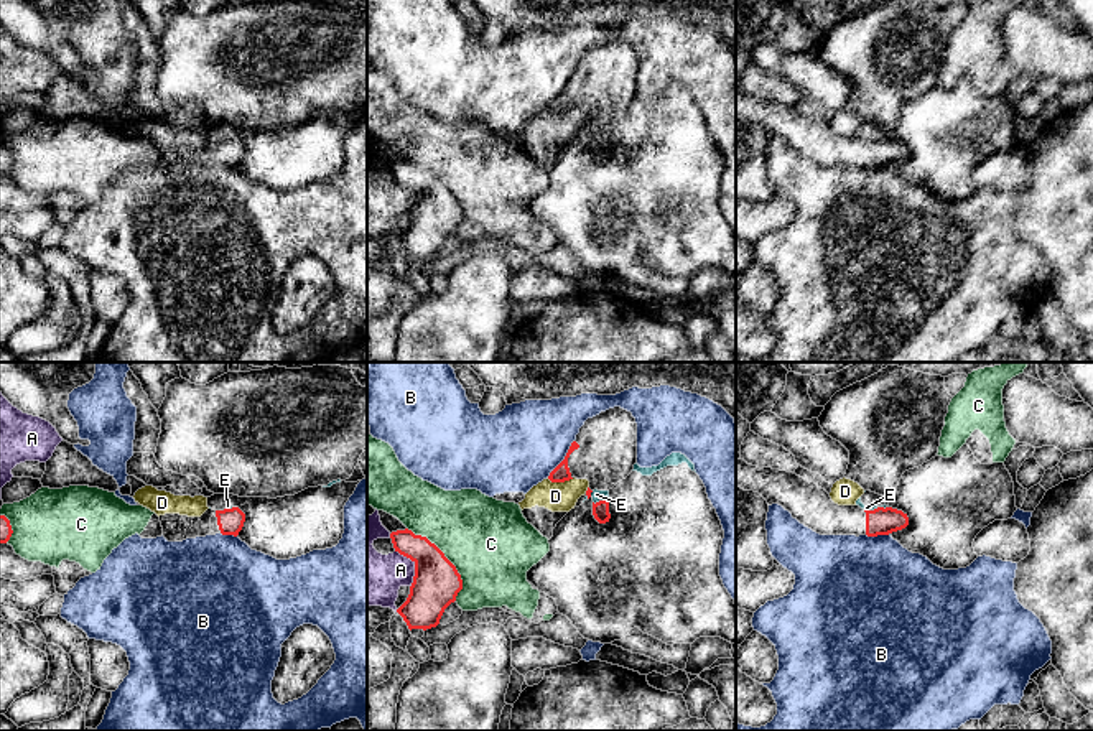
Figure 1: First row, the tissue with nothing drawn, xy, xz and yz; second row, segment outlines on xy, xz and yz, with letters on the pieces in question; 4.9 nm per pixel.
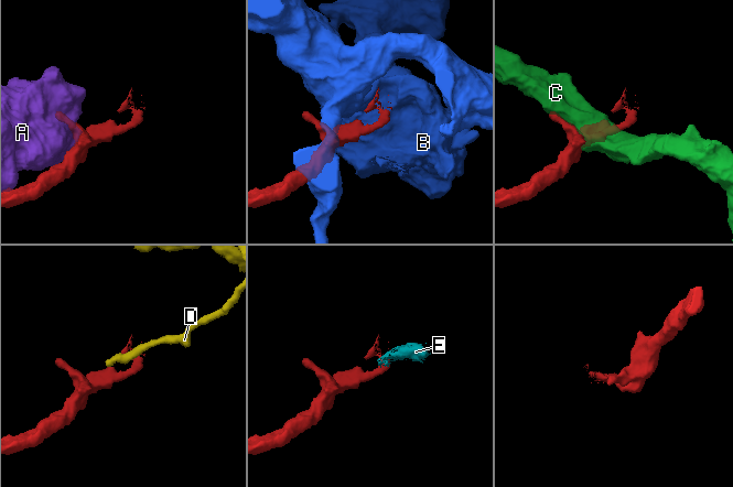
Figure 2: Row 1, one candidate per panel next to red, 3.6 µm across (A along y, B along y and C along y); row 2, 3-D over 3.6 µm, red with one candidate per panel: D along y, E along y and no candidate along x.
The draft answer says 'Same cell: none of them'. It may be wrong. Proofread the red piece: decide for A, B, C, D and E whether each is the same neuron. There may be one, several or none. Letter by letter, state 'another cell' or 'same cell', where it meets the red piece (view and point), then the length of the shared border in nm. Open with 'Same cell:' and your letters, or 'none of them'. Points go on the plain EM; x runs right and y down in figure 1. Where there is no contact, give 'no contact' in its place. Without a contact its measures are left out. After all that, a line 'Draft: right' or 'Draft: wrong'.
Same cell: none of them
A: another cell; contact xz (415, 198); length 200 nm
B: another cell; contact xz (565, 89); length 220 nm
C: another cell; contact xz (446, 190); length 440 nm
D: another cell; contact xz (560, 112); length 140 nm
E: another cell; contact xz (599, 132); length 80 nm
Draft: right

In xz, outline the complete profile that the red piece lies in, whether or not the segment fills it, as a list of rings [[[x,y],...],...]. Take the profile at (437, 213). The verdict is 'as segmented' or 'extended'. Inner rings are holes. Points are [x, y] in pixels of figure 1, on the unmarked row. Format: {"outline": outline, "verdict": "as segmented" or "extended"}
{"outline": [[[412,161],[390,165],[395,183],[415,194],[415,207],[407,232],[397,240],[408,260],[431,260],[444,240],[456,232],[463,211],[456,198],[426,168]]], "verdict": "as segmented"}

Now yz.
{"outline": [[[736,91],[736,119],[759,123],[769,137],[779,135],[805,158],[820,166],[889,166],[909,156],[909,148],[892,138],[864,142],[838,137],[830,125],[803,109]]], "verdict": "extended"}

